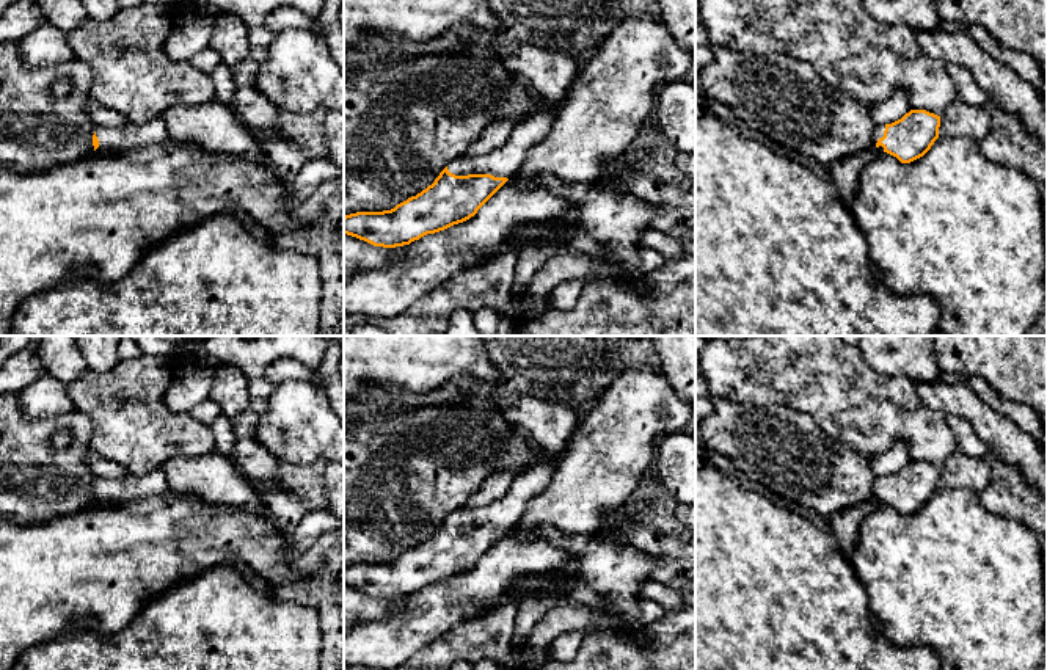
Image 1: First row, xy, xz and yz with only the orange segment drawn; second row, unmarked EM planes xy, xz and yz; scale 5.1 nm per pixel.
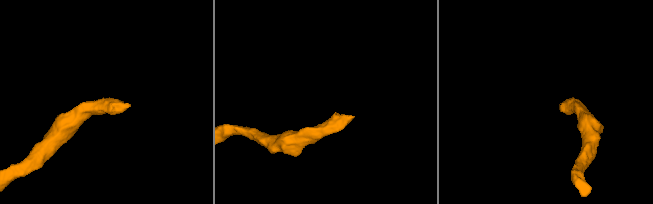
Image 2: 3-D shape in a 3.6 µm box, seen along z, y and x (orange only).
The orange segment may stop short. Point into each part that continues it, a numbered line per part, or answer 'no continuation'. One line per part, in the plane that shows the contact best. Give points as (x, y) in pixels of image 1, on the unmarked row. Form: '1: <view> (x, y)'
1: xz (504, 513)

